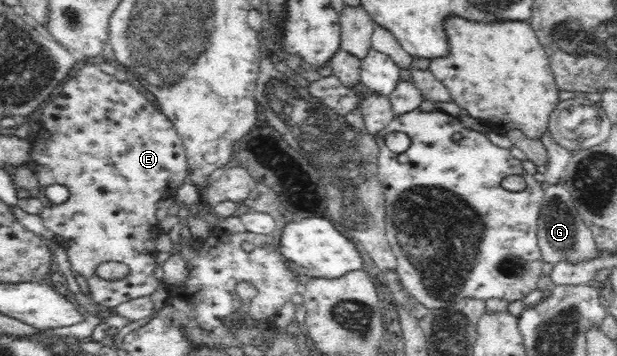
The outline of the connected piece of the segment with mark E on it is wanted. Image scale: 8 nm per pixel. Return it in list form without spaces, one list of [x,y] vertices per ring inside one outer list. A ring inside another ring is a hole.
[[[116,63],[114,66],[116,73],[114,76],[104,74],[98,65],[87,64],[84,68],[80,68],[73,78],[66,80],[66,82],[60,84],[57,91],[52,92],[50,100],[46,102],[46,106],[42,108],[42,115],[40,118],[40,129],[36,138],[31,141],[32,150],[29,159],[30,168],[37,174],[40,191],[36,194],[36,197],[42,201],[43,209],[39,216],[43,220],[43,224],[54,232],[57,240],[62,244],[66,250],[68,260],[74,268],[74,272],[84,276],[88,287],[90,288],[90,296],[92,300],[99,306],[109,307],[114,309],[116,306],[122,305],[124,302],[141,298],[150,297],[151,294],[158,289],[160,282],[154,276],[154,267],[156,263],[156,257],[158,251],[156,245],[154,245],[154,239],[160,234],[157,227],[158,221],[156,220],[156,208],[158,201],[164,199],[167,196],[171,196],[174,190],[181,184],[188,181],[188,161],[185,151],[184,143],[181,141],[180,135],[177,133],[173,122],[162,112],[156,105],[148,101],[142,93],[140,93],[135,87],[132,87],[127,80],[126,71],[127,68],[120,66]],[[52,184],[62,184],[66,186],[70,196],[61,204],[52,203],[47,197],[43,188],[52,186]],[[104,262],[124,262],[130,269],[130,274],[123,280],[103,280],[100,276],[96,275],[96,269],[100,264]]]

